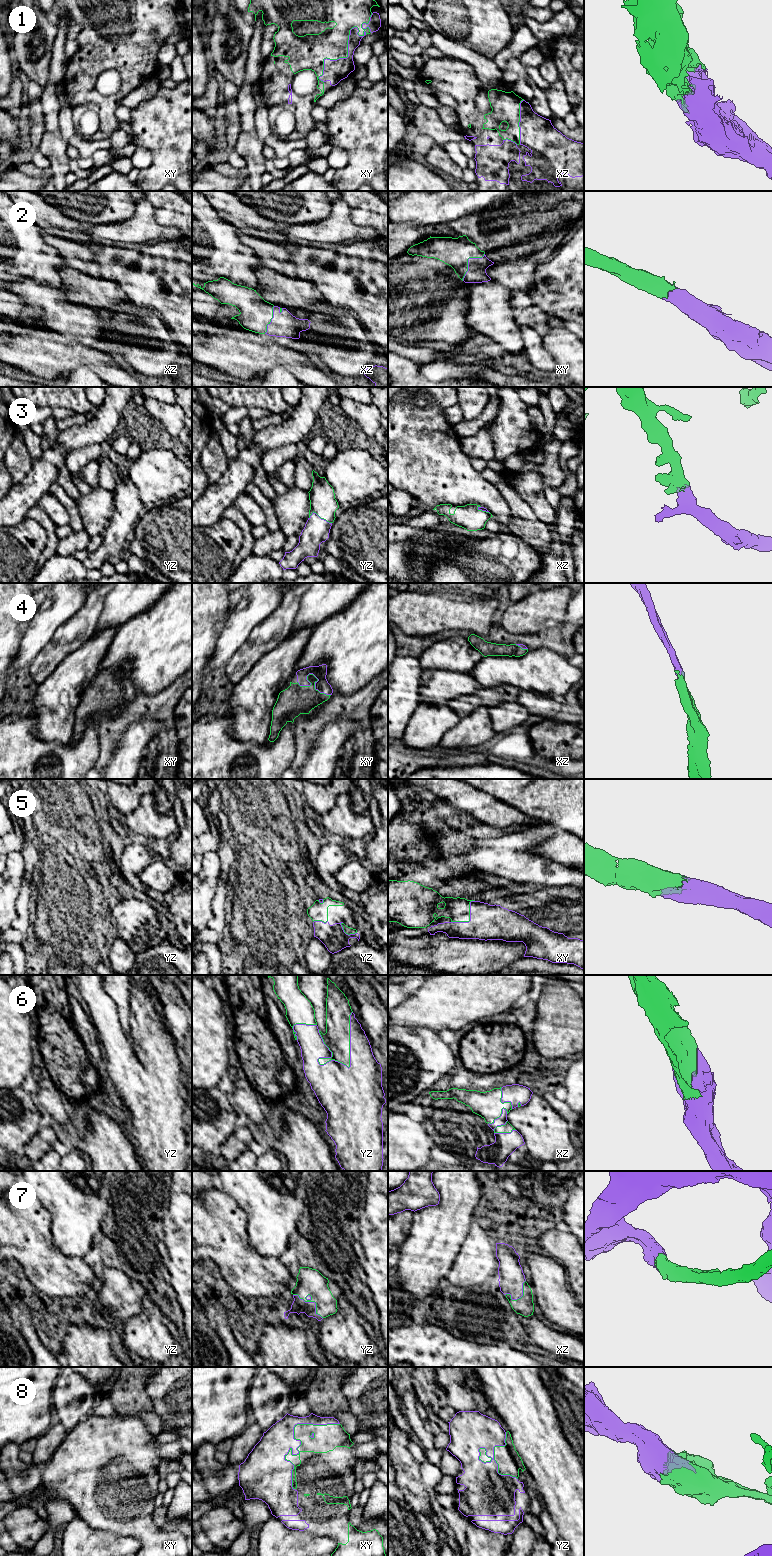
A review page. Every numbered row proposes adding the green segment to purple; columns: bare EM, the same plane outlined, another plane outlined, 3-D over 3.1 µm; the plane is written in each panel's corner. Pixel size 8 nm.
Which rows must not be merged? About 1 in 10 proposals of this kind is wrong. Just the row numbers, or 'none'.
none

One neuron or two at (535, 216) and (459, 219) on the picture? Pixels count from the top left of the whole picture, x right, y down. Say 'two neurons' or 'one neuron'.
one neuron

